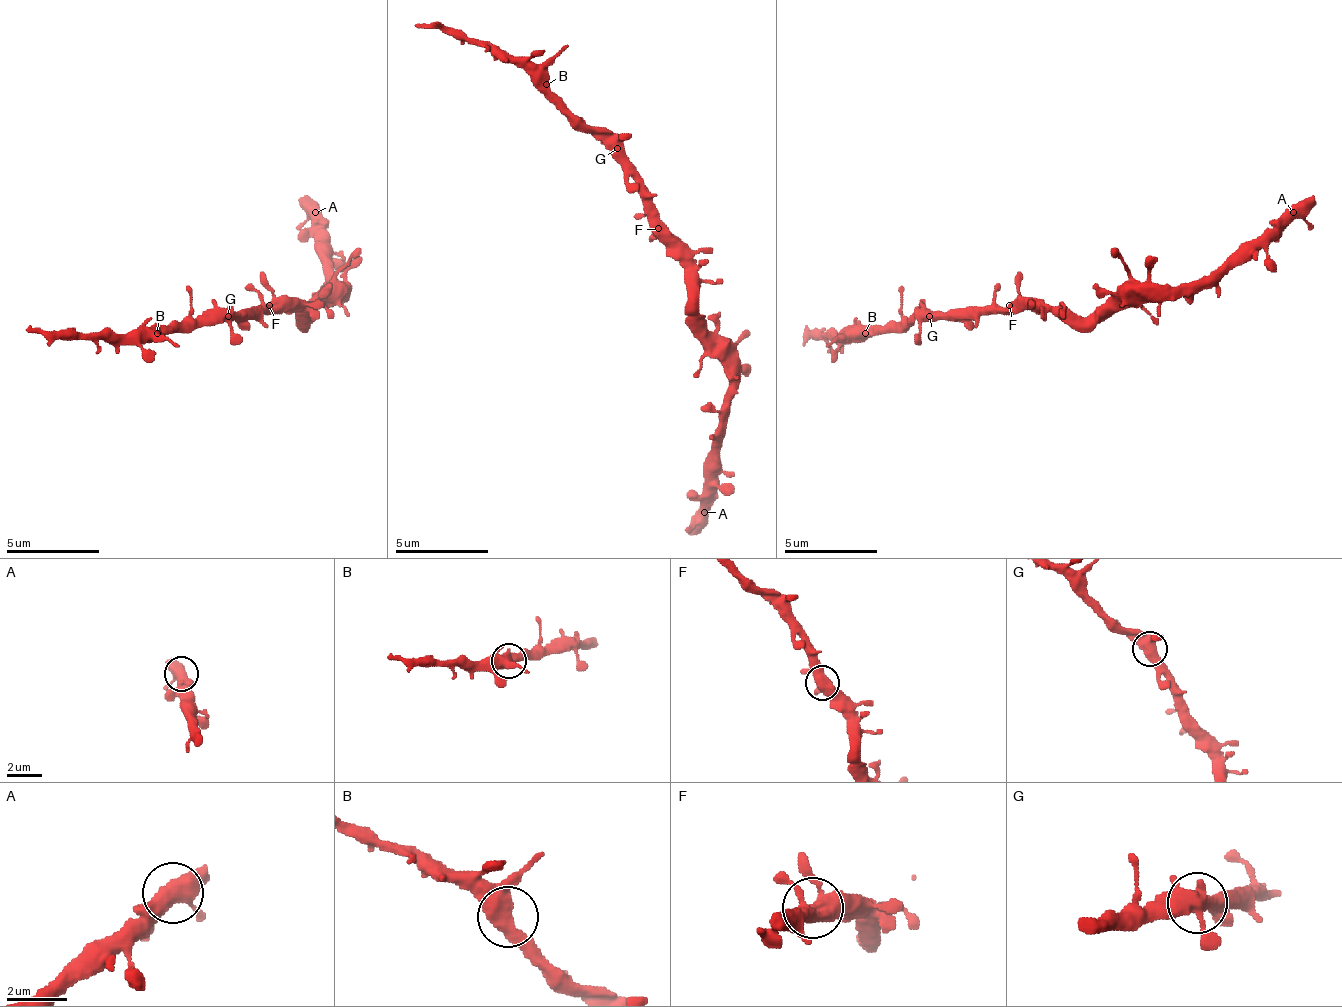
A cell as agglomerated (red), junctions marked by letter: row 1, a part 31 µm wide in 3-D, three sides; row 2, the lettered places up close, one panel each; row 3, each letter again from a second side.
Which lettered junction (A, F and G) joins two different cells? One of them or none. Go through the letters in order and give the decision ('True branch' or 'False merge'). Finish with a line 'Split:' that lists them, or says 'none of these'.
A: True branch
F: True branch
G: True branch
Split: none of these

